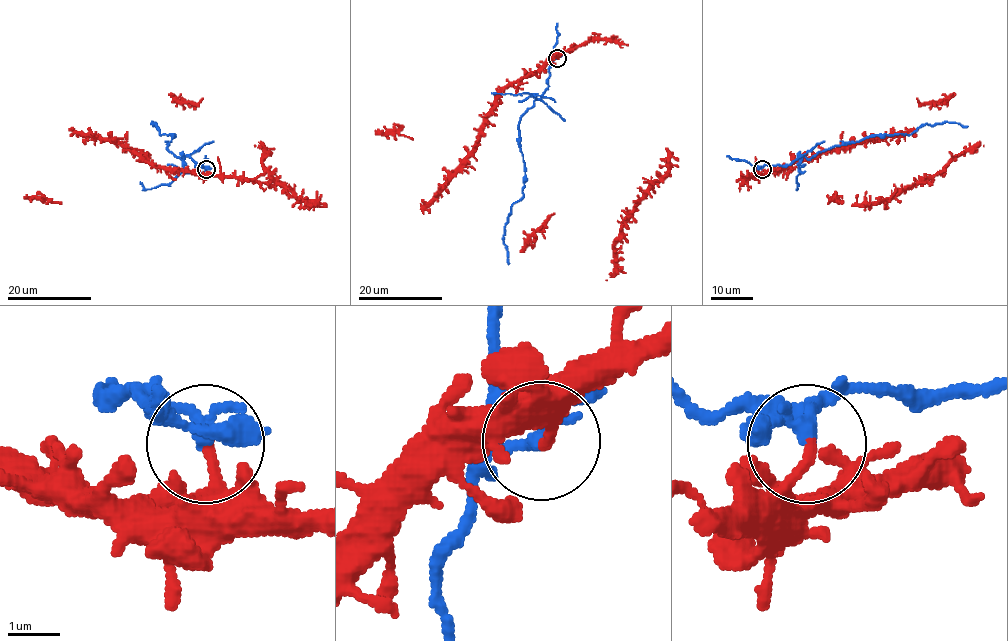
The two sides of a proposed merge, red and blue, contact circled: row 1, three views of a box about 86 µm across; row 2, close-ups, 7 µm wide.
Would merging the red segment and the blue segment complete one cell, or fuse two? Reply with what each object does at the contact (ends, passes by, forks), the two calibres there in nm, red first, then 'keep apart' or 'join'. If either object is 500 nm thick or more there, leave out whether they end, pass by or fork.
red ends | blue passes by | 200/220 nm | keep apart

